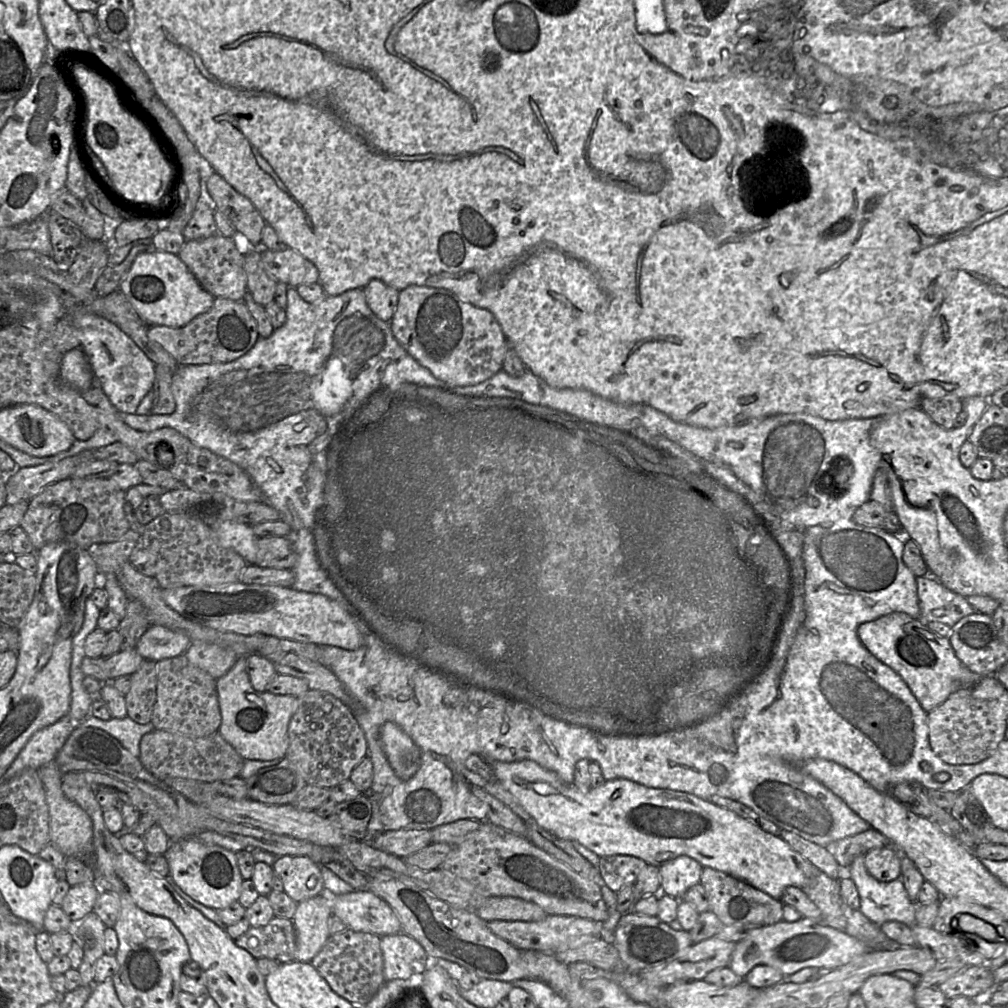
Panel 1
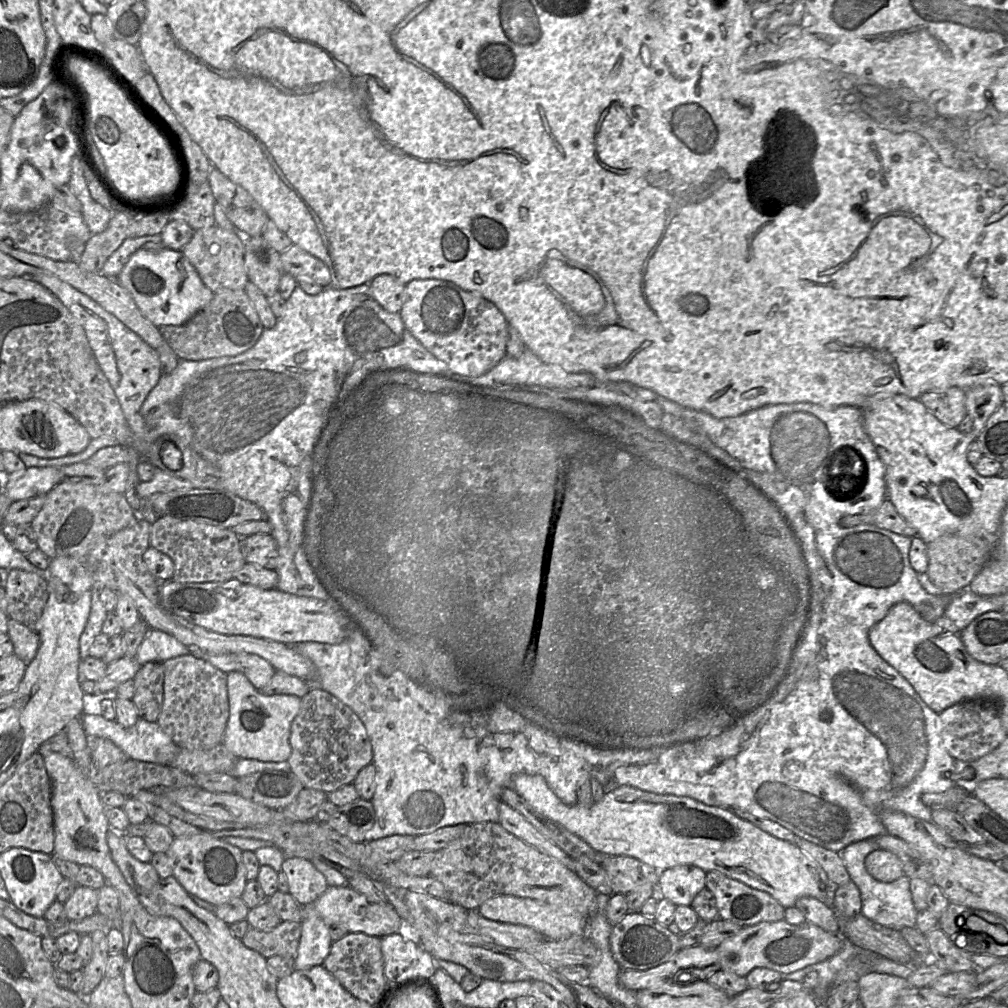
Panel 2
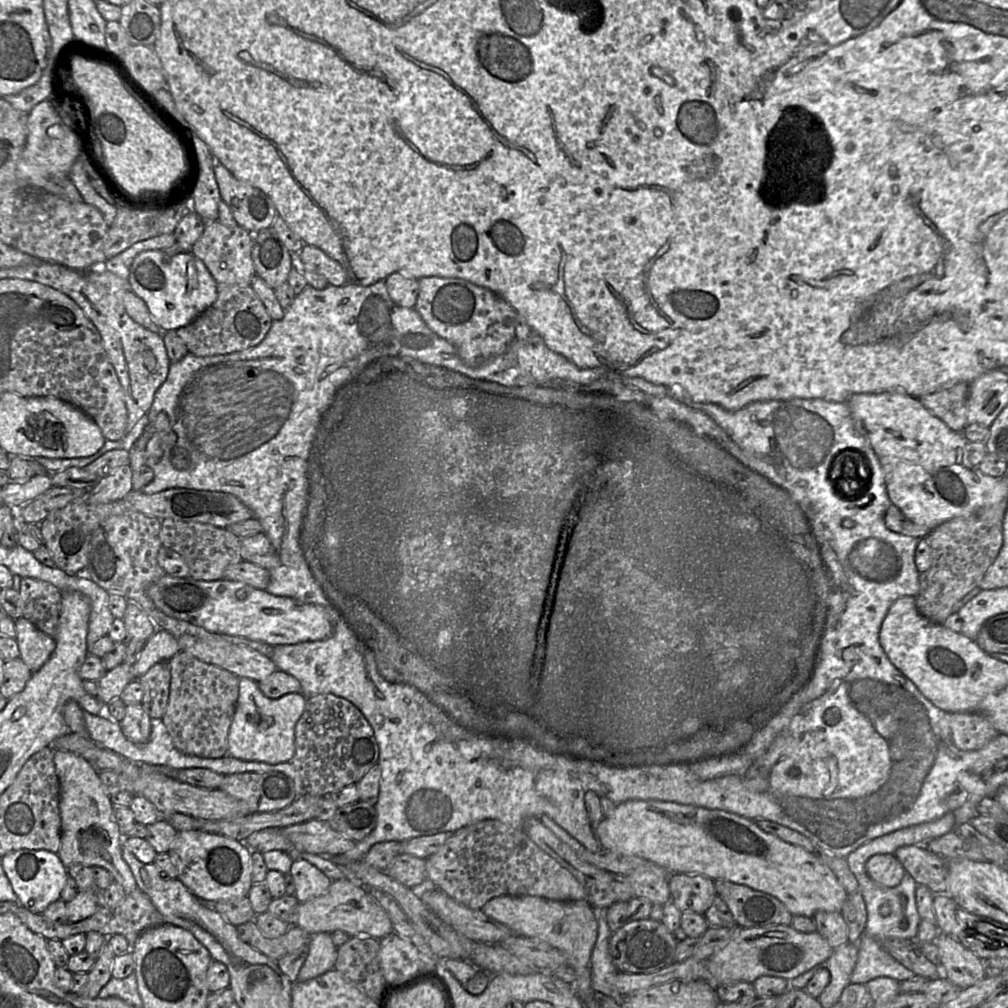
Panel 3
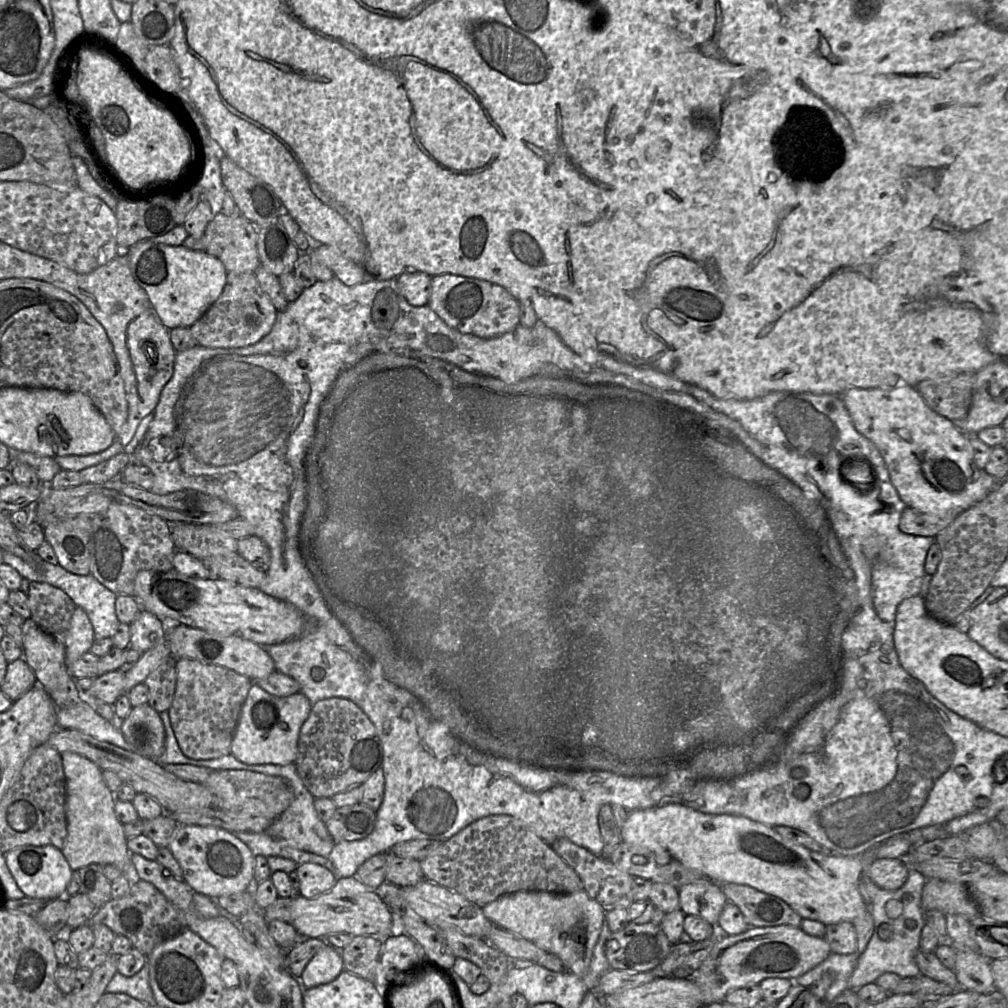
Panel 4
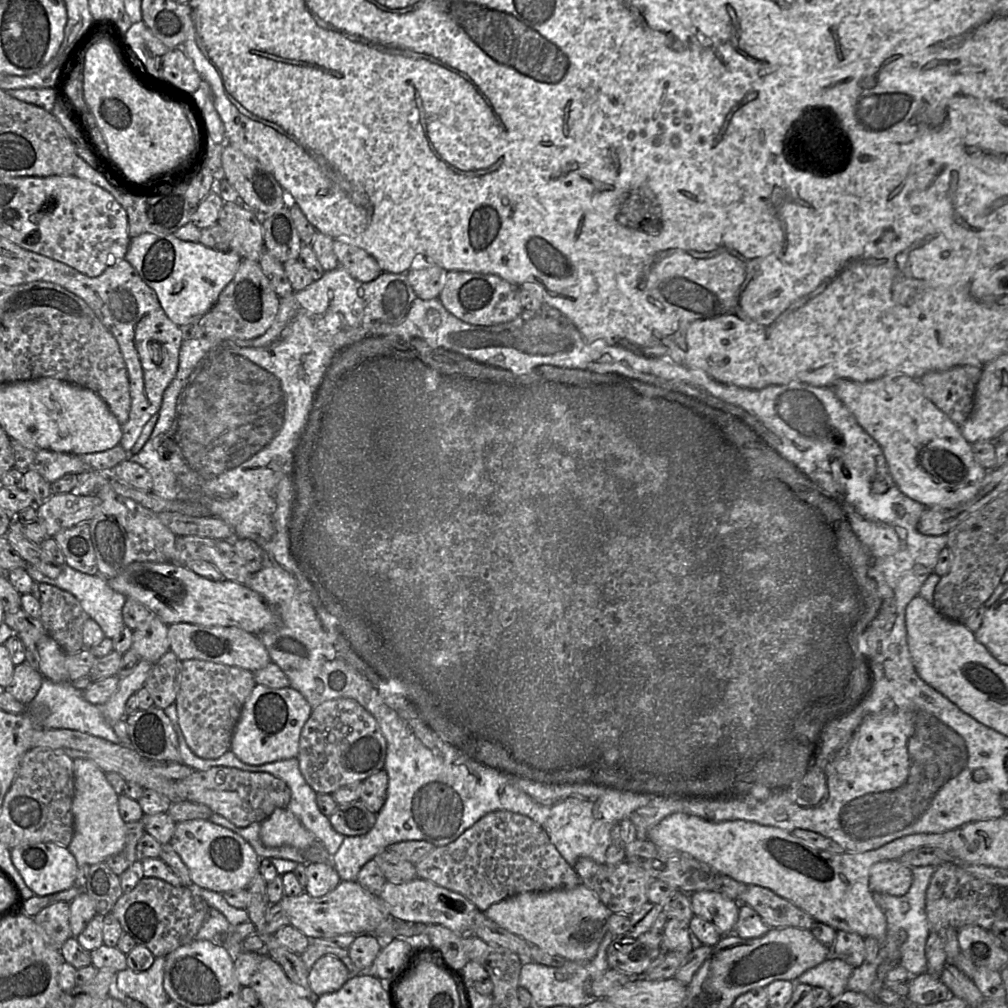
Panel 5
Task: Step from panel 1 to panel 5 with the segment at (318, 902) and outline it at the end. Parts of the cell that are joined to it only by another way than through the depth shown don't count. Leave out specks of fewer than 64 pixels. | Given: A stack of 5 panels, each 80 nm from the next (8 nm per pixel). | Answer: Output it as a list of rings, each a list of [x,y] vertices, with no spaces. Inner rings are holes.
[[[327,954],[313,964],[308,978],[314,997],[318,997],[339,990],[350,978],[350,974],[341,959]]]

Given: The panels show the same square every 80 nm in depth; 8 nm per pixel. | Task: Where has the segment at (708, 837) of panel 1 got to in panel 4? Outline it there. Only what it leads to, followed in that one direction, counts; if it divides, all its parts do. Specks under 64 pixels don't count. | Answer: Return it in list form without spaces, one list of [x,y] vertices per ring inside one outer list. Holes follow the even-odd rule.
[[[679,804],[634,810],[629,812],[621,828],[622,842],[644,847],[657,854],[667,854],[684,866],[698,871],[716,883],[735,883],[751,886],[786,902],[803,919],[822,922],[825,925],[839,922],[852,923],[868,911],[859,890],[861,877],[866,874],[871,861],[880,858],[905,858],[918,846],[898,834],[861,855],[825,855],[809,850],[782,837],[772,827],[742,816],[707,814]]]

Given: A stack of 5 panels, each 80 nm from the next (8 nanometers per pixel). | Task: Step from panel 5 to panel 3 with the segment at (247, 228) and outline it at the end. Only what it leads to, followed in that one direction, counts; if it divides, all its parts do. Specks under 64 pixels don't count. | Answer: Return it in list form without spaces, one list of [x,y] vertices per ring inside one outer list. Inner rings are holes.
[[[218,220],[205,223],[201,237],[193,244],[191,253],[200,259],[210,271],[218,287],[251,285],[255,276],[252,260],[253,234],[237,225],[227,227]]]

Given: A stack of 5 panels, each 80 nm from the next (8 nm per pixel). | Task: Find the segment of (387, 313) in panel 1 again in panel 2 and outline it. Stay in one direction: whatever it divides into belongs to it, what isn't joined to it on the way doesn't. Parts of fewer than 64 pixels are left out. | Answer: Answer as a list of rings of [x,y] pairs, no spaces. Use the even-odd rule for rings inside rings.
[[[379,275],[369,283],[372,296],[389,313],[400,313],[405,302],[406,284],[391,275]]]

